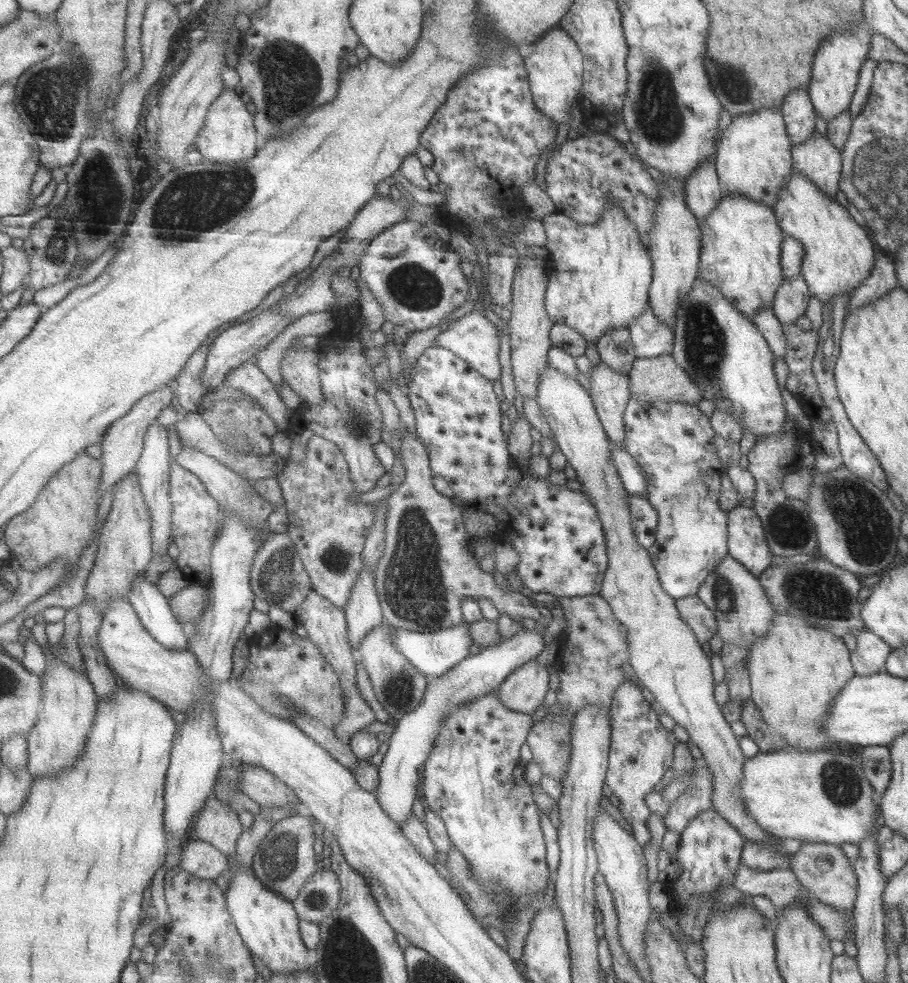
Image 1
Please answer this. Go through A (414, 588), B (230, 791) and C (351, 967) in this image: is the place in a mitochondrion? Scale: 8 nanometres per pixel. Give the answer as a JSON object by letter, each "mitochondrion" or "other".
{"A":"mitochondrion","B":"other","C":"mitochondrion"}

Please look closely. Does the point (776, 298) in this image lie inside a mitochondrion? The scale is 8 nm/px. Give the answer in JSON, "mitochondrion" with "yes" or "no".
{"mitochondrion":"no"}

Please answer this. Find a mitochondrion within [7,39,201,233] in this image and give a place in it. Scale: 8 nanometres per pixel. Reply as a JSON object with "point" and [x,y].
{"point":[51,97]}

